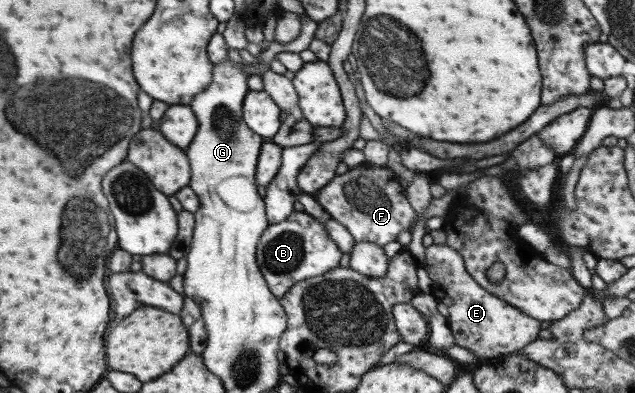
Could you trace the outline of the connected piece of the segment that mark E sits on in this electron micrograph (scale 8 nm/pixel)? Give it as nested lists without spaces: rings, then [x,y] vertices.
[[[433,244],[426,248],[422,267],[432,279],[430,294],[448,309],[447,322],[453,331],[455,343],[469,349],[475,357],[485,361],[508,356],[538,339],[540,322],[486,291],[468,273],[465,259],[452,247]]]

